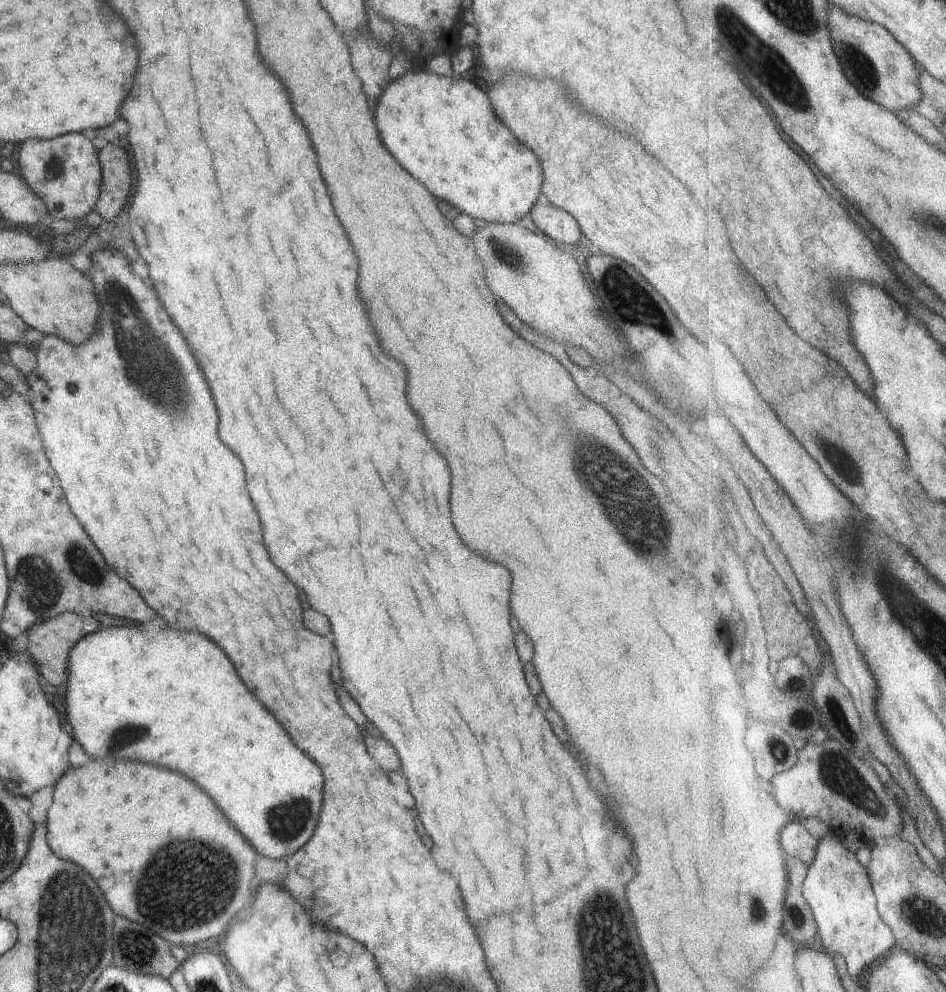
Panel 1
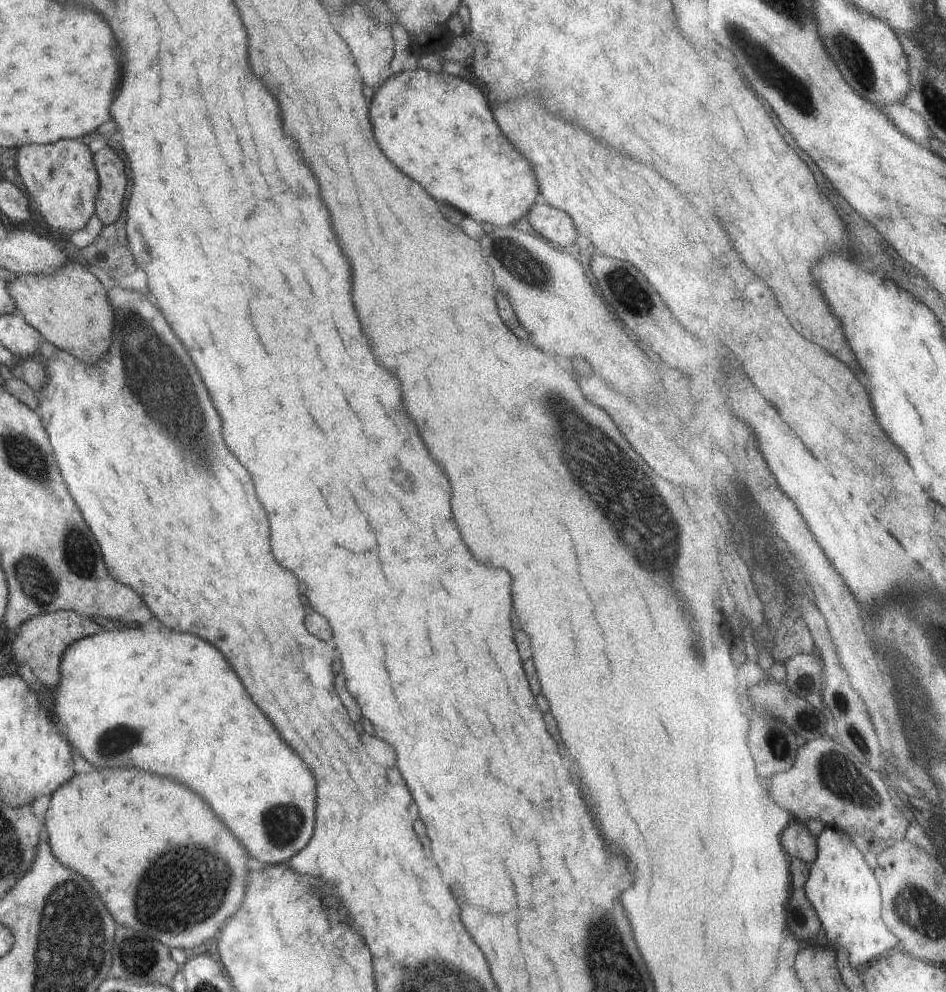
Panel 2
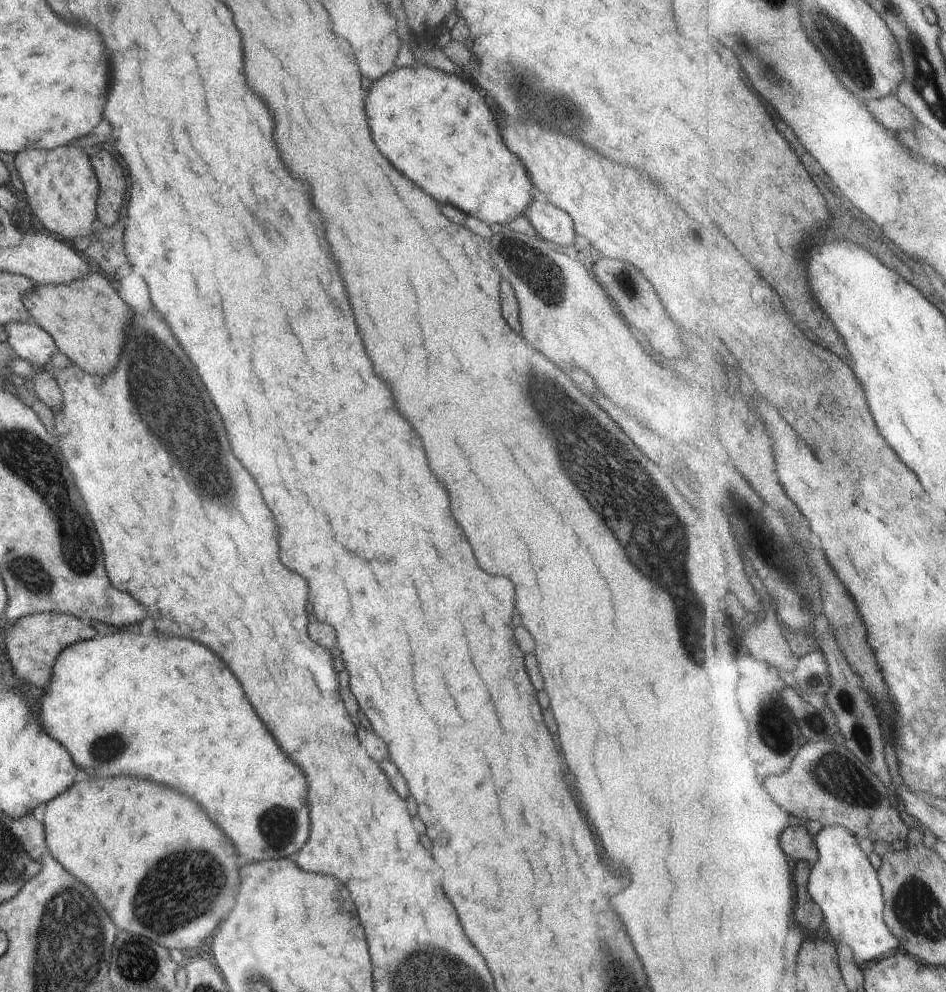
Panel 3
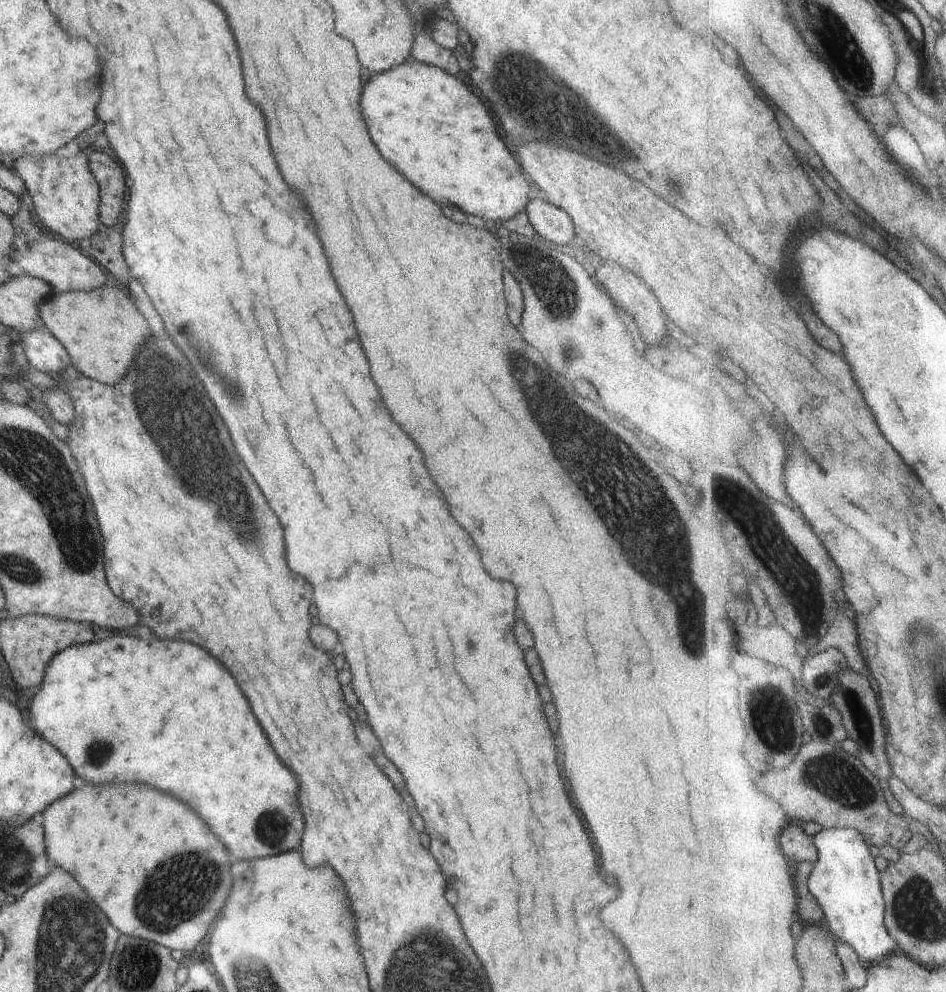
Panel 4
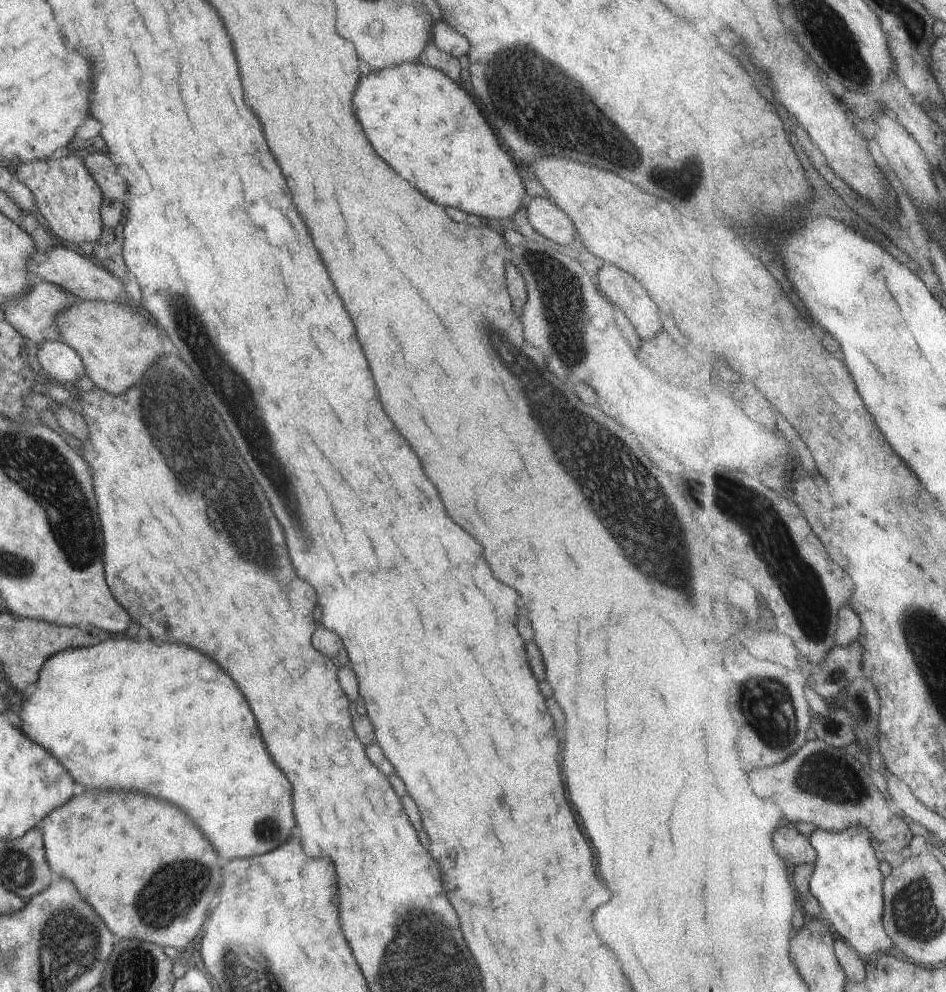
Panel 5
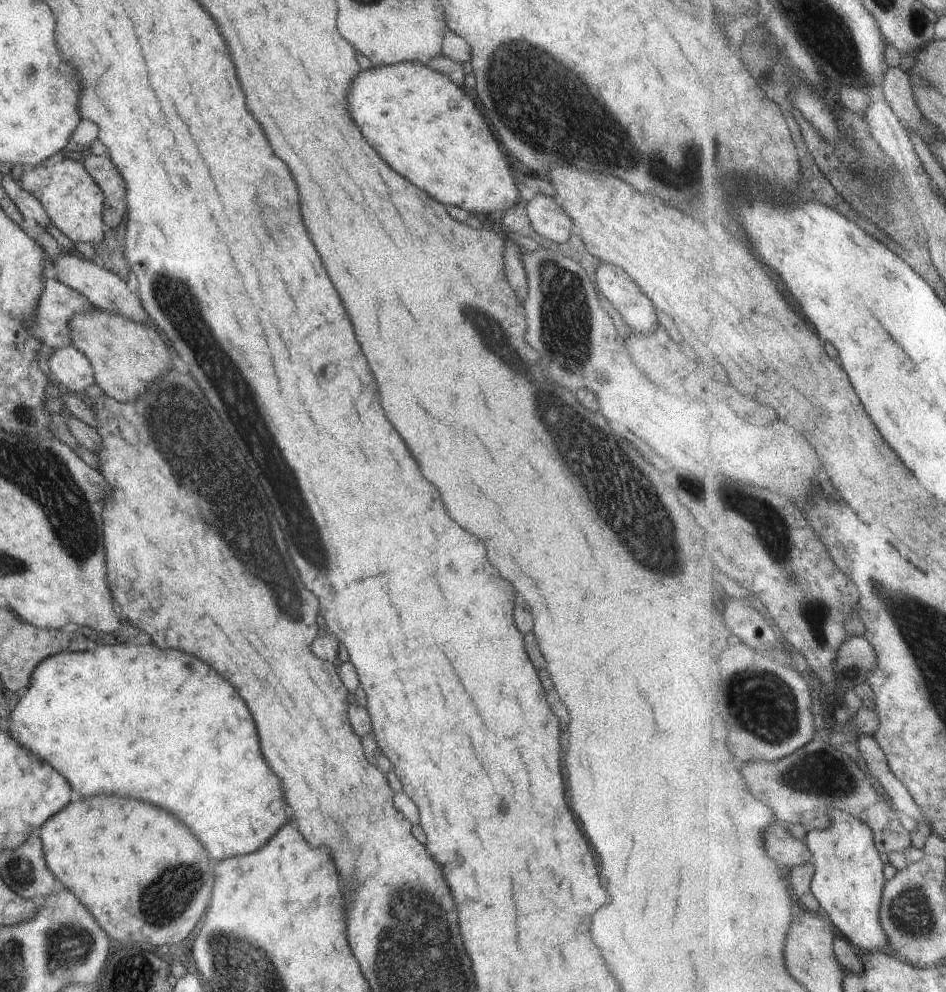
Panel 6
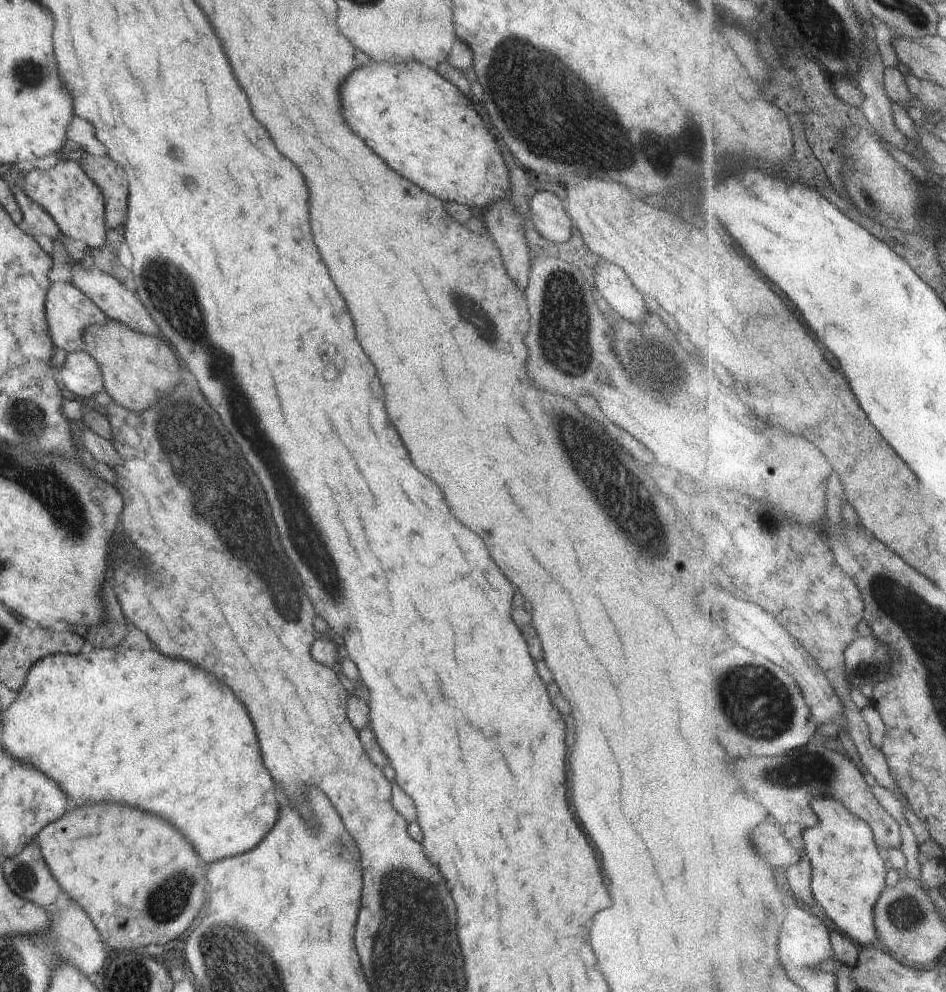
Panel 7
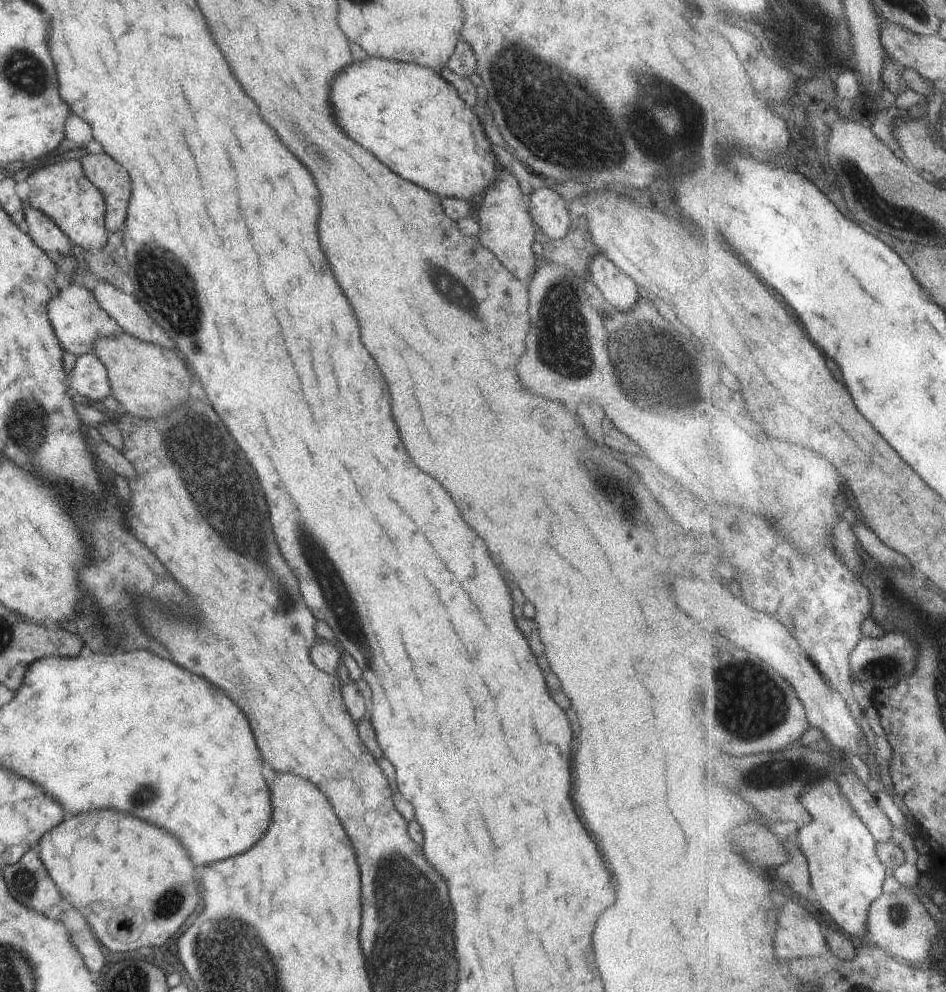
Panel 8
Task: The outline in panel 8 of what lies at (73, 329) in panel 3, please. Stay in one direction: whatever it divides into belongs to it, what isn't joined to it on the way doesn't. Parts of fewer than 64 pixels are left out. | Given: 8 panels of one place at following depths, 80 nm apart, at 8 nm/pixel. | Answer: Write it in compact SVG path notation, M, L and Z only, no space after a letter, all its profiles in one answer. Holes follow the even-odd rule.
M124 332L117 337L97 339L94 348L94 354L107 368L111 395L120 403L122 412L149 421L164 417L191 399L188 388L195 380L192 370L188 372L172 350L142 342Z

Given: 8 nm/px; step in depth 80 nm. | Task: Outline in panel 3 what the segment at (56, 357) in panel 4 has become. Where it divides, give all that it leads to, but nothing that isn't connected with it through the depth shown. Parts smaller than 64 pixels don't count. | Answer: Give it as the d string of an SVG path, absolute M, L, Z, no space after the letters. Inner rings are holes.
M34 321L8 322L2 326L7 334L6 342L20 359L26 360L36 369L52 369L50 358L59 350L54 340Z

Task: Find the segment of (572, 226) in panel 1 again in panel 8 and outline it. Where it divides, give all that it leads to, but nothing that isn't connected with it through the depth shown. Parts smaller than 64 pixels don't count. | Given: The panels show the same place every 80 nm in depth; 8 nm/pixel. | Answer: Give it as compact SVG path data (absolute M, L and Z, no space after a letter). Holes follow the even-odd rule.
M542 184L534 186L528 195L527 206L536 229L549 239L560 240L569 233L572 214L554 188Z

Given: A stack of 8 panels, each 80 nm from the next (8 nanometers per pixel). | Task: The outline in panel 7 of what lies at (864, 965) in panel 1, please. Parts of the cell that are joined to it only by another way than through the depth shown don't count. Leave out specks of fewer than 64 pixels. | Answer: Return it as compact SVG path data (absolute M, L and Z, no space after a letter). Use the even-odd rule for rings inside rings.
M818 798L814 801L814 809L818 812L822 823L816 828L808 827L803 831L803 838L808 848L808 854L813 862L813 889L816 902L819 902L835 924L850 935L861 947L879 946L881 936L876 924L876 910L878 901L887 889L889 876L885 854L877 843L876 834L869 822L862 820L857 814L850 812L842 802L834 798Z

